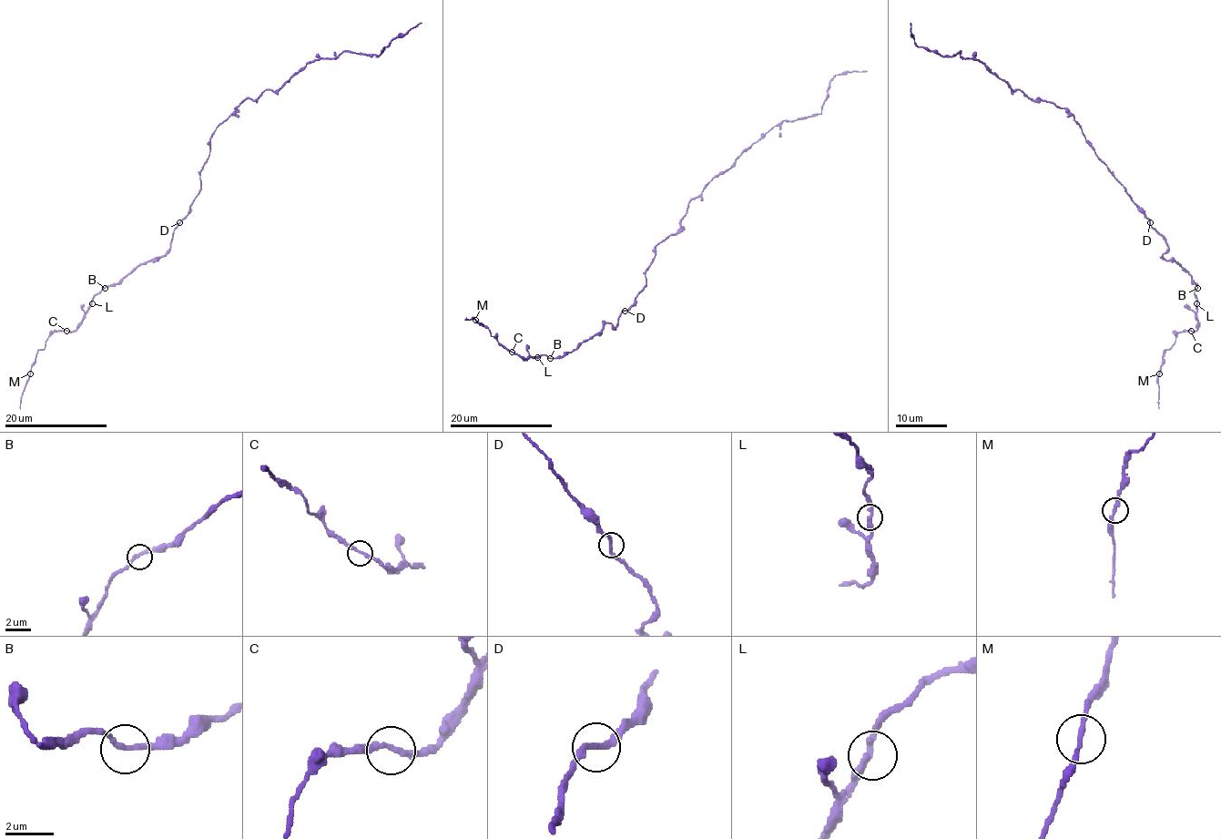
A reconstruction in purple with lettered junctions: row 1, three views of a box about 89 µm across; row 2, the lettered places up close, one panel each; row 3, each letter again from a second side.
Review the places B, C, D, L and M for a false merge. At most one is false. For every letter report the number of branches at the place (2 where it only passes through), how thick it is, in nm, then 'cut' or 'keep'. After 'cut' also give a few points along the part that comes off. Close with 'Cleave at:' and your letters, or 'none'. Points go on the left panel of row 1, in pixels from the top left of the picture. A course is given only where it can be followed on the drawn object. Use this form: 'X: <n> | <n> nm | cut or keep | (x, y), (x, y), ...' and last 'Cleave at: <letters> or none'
B: 2 | 240 nm | keep
C: 2 | 260 nm | keep
D: 2 | 260 nm | keep
L: 2 | 280 nm | keep
M: 2 | 240 nm | keep
Cleave at: none

